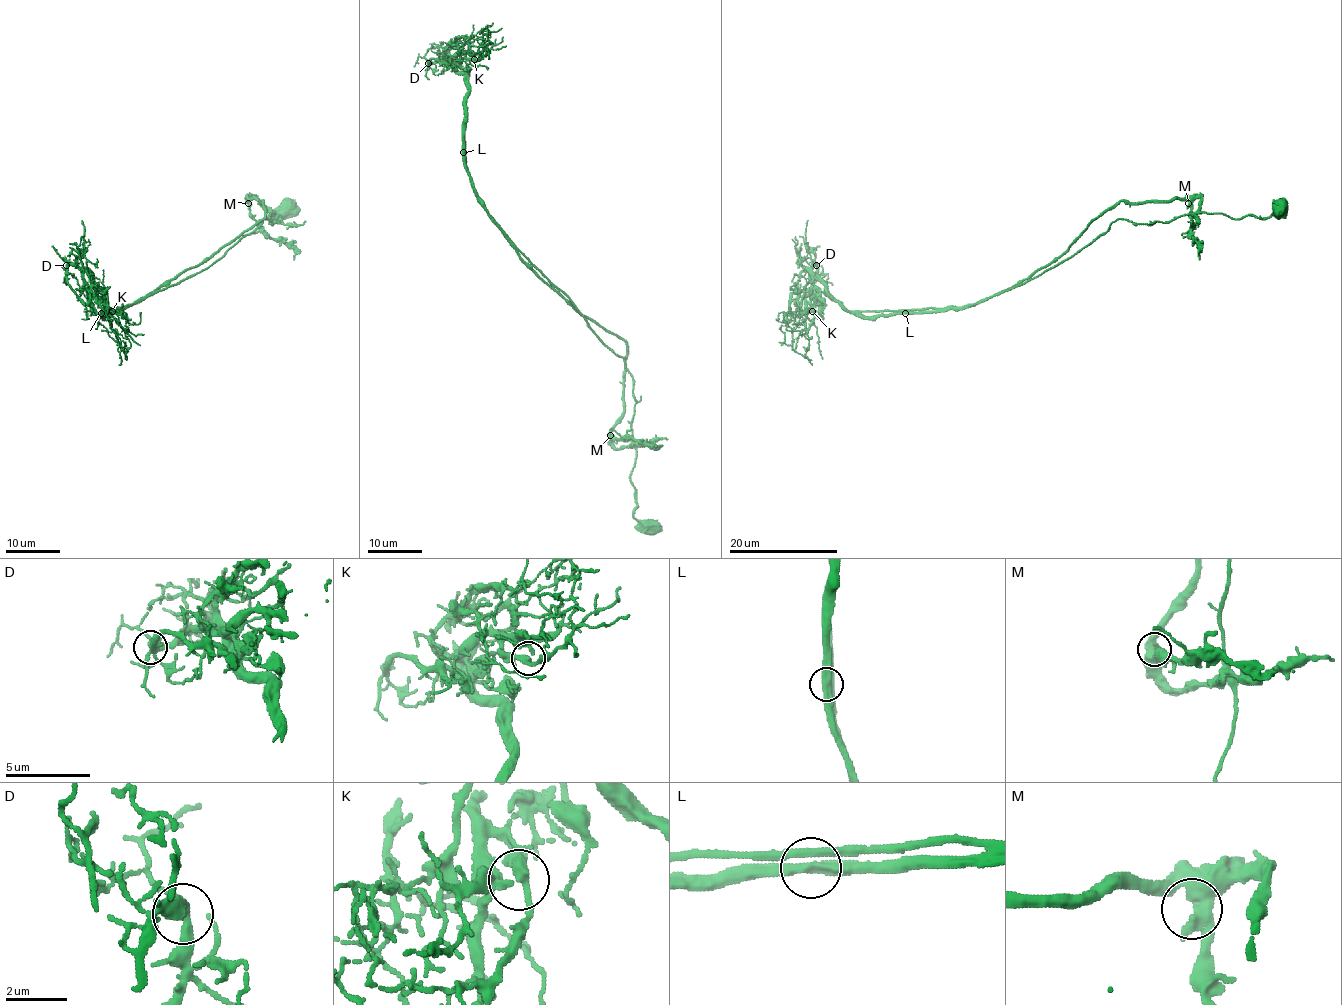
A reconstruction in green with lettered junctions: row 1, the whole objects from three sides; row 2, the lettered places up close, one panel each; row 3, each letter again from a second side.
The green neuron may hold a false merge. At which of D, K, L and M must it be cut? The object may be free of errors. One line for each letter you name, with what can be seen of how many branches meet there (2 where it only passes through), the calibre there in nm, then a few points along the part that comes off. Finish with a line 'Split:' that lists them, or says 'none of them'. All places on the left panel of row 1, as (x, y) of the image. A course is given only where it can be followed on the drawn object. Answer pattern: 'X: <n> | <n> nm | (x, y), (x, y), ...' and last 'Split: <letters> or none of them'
Split: none of them

